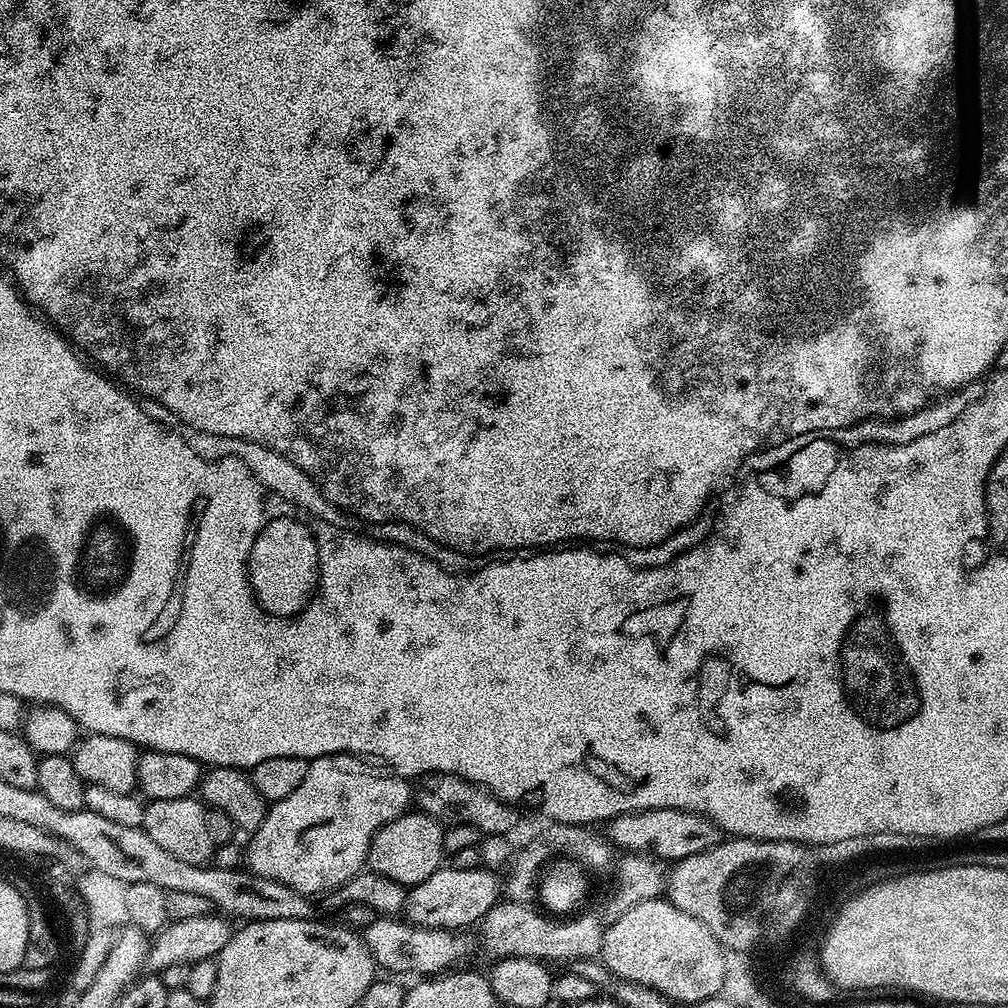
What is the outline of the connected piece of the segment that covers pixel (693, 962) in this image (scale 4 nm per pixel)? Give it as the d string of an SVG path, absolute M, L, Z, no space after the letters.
M661 898L642 902L611 921L604 930L599 959L618 979L653 988L670 1001L689 1006L720 995L720 987L725 977L725 951L718 938L714 938L714 934L710 934L710 930L702 926L698 918L690 918L690 914L678 910L678 906L674 906L667 898Z

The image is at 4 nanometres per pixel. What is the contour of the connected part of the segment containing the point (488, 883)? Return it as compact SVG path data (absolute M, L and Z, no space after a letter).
M442 866L434 874L430 874L430 878L426 878L420 884L413 884L407 889L408 901L404 904L403 915L406 917L409 924L416 925L418 927L468 930L468 927L470 927L471 924L472 927L479 925L480 921L483 920L484 915L488 913L488 911L491 910L492 907L501 899L502 884L499 879L496 881L496 876L497 873L495 871L489 870L483 866L475 868L474 870L458 870L457 868L453 868L451 866Z

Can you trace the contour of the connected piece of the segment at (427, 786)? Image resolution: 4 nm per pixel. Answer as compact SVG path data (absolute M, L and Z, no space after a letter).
M442 772L429 775L421 784L424 785L415 793L415 803L418 805L419 811L425 812L439 824L478 826L478 830L484 836L507 836L515 833L517 809L513 805L507 804L505 800L499 800L493 792L479 788L474 782Z

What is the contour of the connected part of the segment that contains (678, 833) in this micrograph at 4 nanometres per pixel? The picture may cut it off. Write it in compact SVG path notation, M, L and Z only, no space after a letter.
M651 808L641 812L627 812L613 816L606 824L606 835L610 843L617 849L628 854L647 854L656 857L657 860L675 862L682 858L690 858L690 854L702 854L702 850L710 850L718 846L722 839L720 826L709 816L703 816L697 812L686 810L674 810L673 808Z

